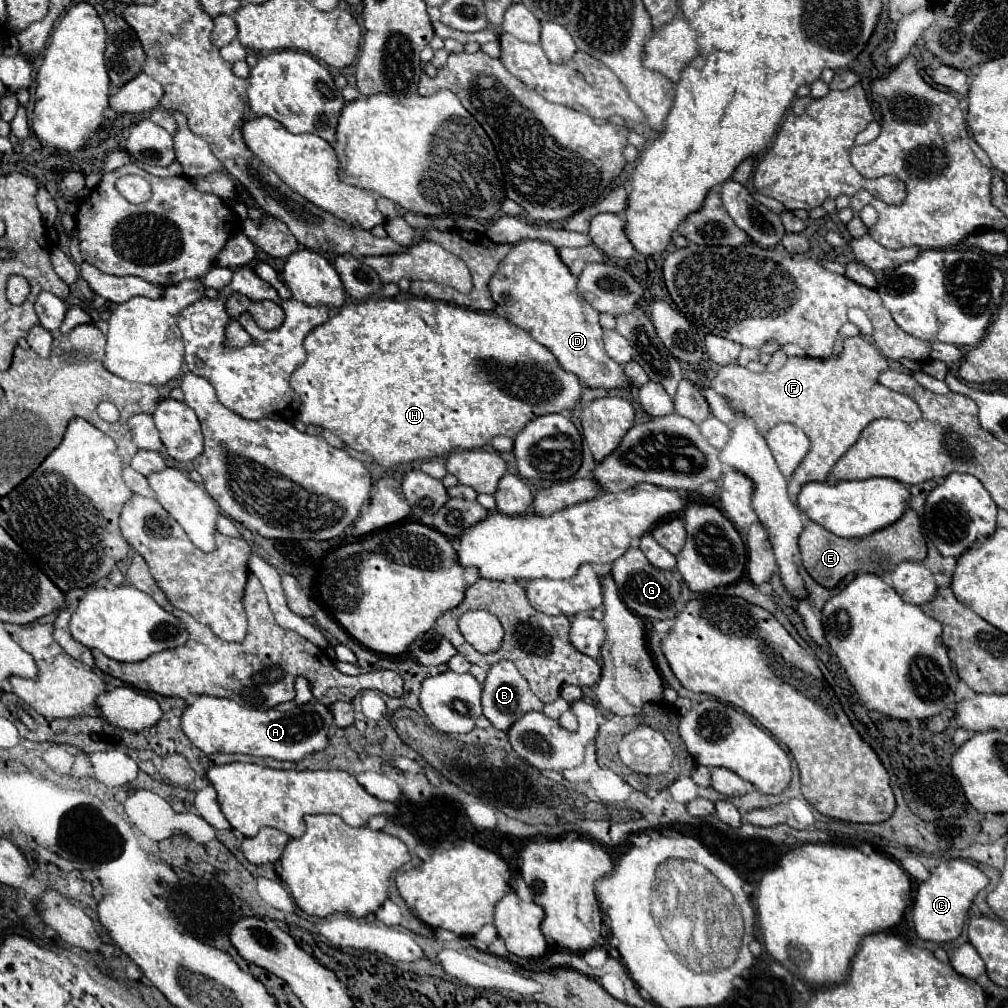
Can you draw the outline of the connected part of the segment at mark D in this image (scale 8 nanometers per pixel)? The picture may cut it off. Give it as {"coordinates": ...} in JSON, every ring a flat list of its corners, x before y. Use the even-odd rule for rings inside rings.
{"coordinates":[[522,240,514,244,492,276,490,292,502,316,522,330,532,332,532,338,546,346,562,368,576,374,586,386,614,390,632,384,624,366,606,354,598,312,580,296,576,290,576,276,562,264,552,244,540,240]]}

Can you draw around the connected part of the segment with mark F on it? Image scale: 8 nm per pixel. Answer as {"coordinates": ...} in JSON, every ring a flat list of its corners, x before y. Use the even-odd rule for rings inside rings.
{"coordinates":[[850,336,850,338,844,338,840,356,788,358,786,364,778,372,762,372,762,374,752,374,744,366,728,364,728,366,722,366,718,370,718,374,714,376,710,386,720,396,724,396,728,400,728,404,736,412,742,412,742,414,750,416,756,422,756,428,758,428,758,432,762,436,766,436,772,430,772,426,776,426,780,422,798,424,806,432,806,436,812,442,810,452,808,452,806,460,798,466,798,470,792,474,790,484,788,484,790,500,796,504,796,498,798,498,798,492,802,490,802,486,806,482,826,482,826,476,832,470,832,466,858,440,860,432,872,420,876,420,876,418,894,418,894,420,902,420,902,422,914,422,914,420,920,418,920,408,908,394,890,390,890,388,886,388,886,386,882,386,878,382,880,374,886,368,888,368,888,360,882,356,882,352,878,352,878,348,870,340,866,340,864,336]]}

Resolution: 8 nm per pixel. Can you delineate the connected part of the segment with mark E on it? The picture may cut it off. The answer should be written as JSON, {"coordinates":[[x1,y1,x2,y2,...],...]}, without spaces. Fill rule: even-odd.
{"coordinates":[[908,508,904,516,894,522,888,528,882,528,870,536,864,538,840,538,822,528,820,524,808,524,800,534,800,554,802,564,808,570,808,574,824,588,832,590,840,584,840,580,846,574,860,574,860,572,872,572,878,576,884,576,896,568,902,560,924,560,926,558,926,540,922,536,920,520,912,510]]}

